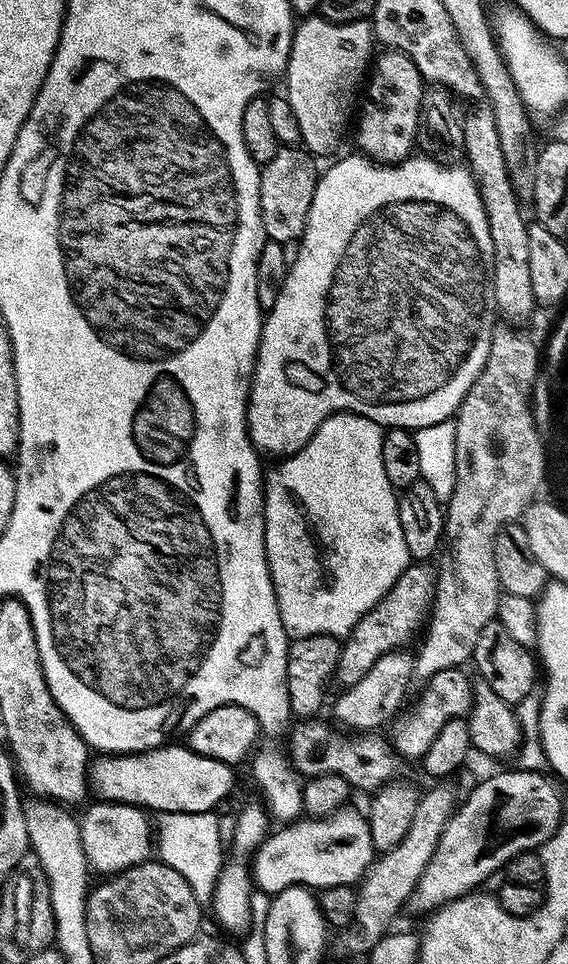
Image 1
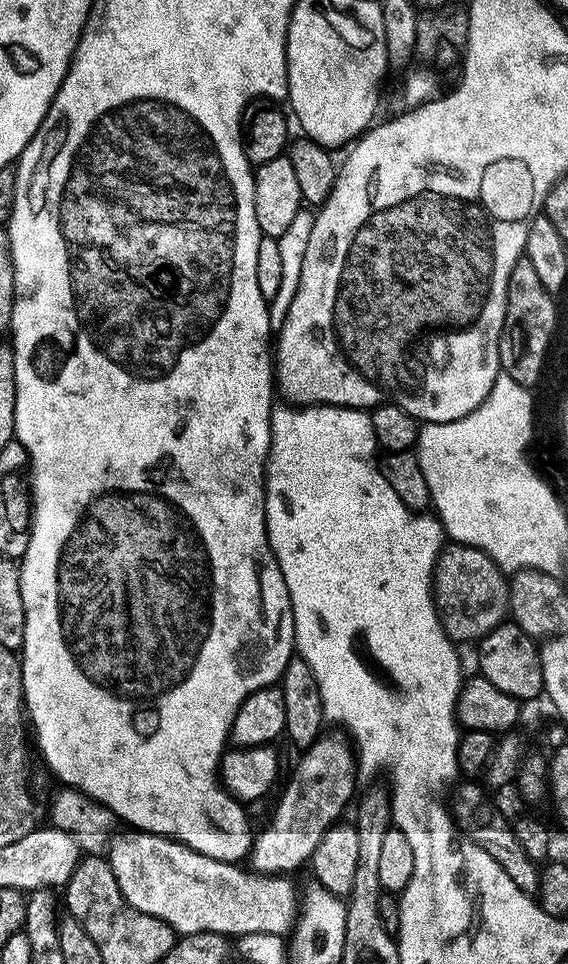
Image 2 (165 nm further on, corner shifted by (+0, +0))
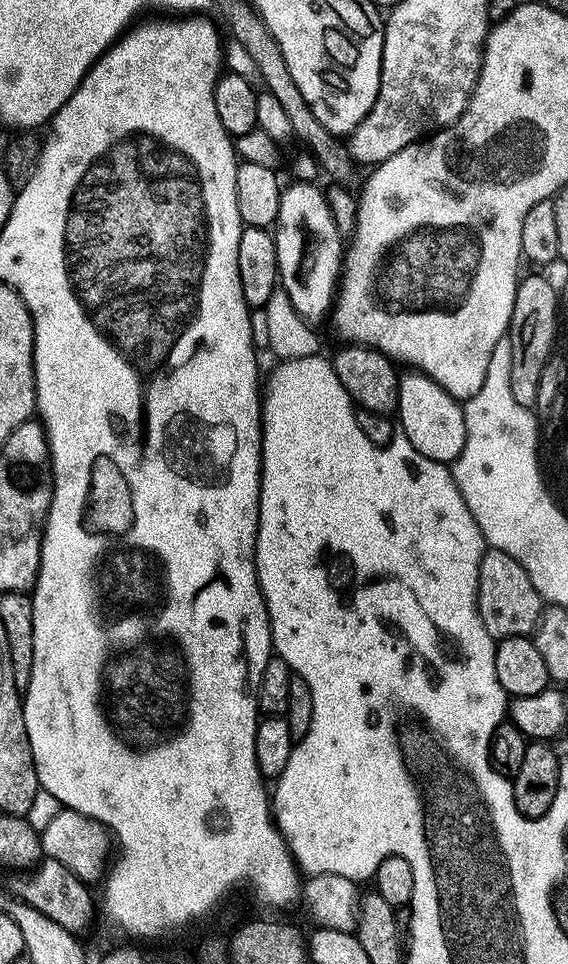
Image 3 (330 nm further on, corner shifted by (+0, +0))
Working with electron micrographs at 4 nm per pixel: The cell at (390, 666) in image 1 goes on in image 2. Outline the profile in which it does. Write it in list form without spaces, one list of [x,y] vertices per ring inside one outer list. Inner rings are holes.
[[[325,731],[319,735],[310,747],[303,749],[299,753],[300,761],[296,764],[296,769],[292,772],[292,781],[284,788],[284,793],[280,796],[280,801],[276,804],[276,809],[272,812],[272,817],[268,820],[268,825],[257,834],[256,840],[250,844],[251,866],[260,874],[292,874],[295,868],[300,868],[309,863],[326,830],[341,819],[344,807],[348,803],[353,803],[352,790],[358,781],[358,765],[354,744],[343,731]]]

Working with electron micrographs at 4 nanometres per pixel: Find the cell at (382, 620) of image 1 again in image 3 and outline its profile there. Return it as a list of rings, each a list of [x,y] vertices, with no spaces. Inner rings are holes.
[[[489,547],[480,560],[476,586],[476,609],[480,611],[480,621],[487,624],[488,631],[501,637],[531,637],[540,620],[540,604],[542,597],[538,590],[534,590],[528,571],[510,554]]]

